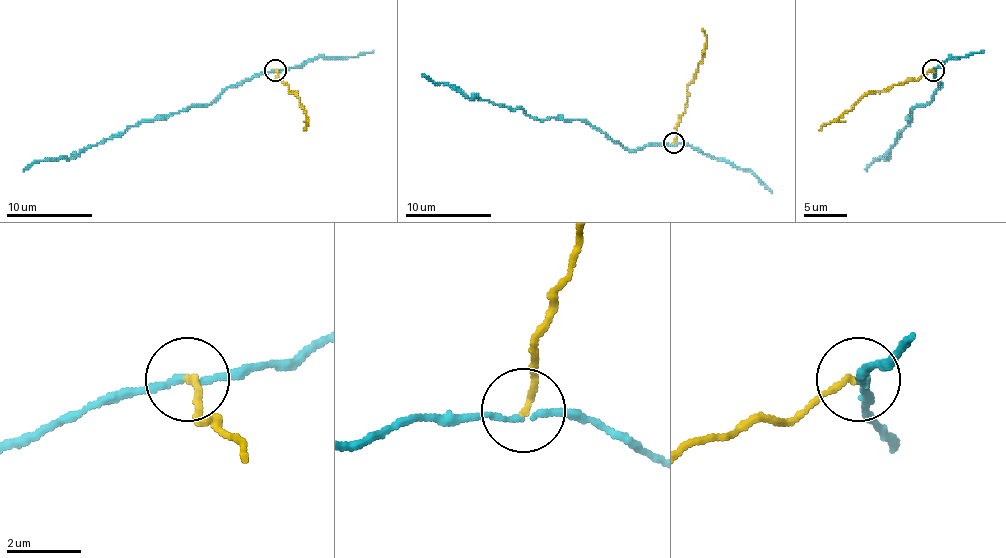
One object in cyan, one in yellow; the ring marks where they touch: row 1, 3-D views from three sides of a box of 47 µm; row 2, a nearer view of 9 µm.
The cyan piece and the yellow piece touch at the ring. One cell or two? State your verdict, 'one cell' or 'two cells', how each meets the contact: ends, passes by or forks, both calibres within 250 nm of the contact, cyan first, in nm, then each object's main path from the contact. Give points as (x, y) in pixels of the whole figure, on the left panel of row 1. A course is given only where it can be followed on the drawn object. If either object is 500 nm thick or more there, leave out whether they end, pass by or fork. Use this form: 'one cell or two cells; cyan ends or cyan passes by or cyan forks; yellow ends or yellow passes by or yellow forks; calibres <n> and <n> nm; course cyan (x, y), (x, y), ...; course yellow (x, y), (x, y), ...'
two cells; cyan passes by; yellow ends; calibres 140 and 170 nm; course cyan (274, 70), (230, 85), (209, 104), (192, 104), (135, 123), (69, 158), (34, 160), (23, 171); course yellow (276, 70), (289, 91), (295, 93), (308, 121), (304, 130)

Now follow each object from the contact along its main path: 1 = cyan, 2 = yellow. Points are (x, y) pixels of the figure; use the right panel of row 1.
1: (933, 70), (940, 85), (927, 104), (916, 104), (910, 111), (910, 123), (886, 158), (873, 160), (866, 171)
2: (933, 70), (916, 80), (866, 93), (819, 130)

